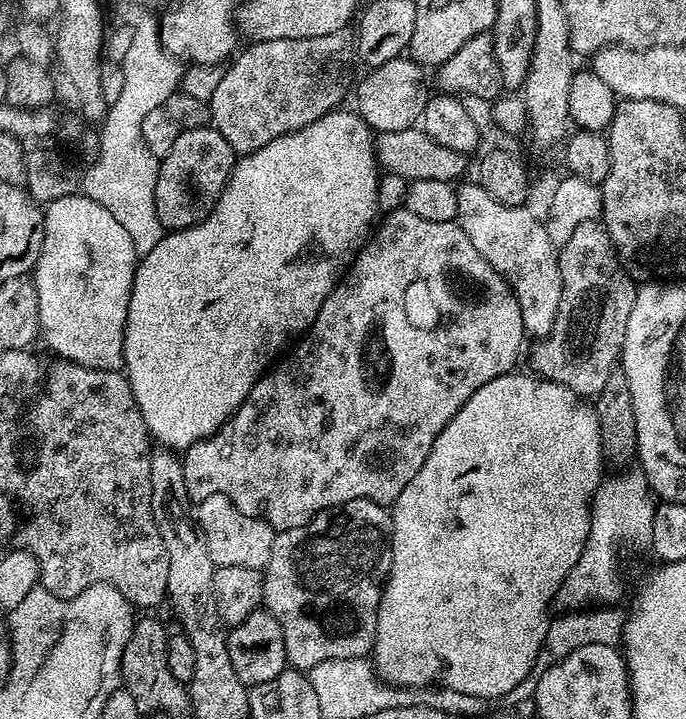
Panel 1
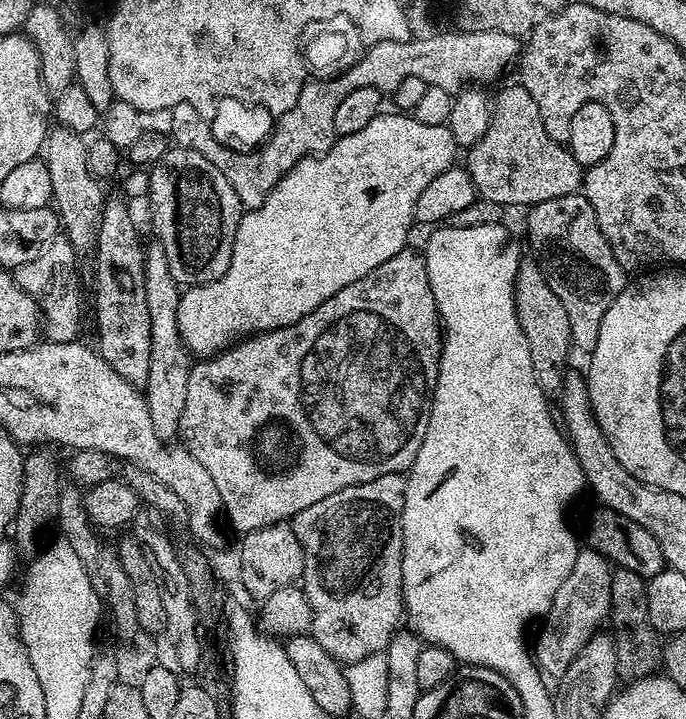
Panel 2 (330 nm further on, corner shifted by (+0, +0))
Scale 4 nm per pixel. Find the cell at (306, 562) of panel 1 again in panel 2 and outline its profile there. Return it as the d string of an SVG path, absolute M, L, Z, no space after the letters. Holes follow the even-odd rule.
M401 473L382 474L382 478L343 488L338 490L338 494L330 494L330 498L322 498L322 502L314 502L314 506L306 506L306 510L290 521L304 555L302 587L312 611L310 634L318 646L322 646L322 650L340 661L341 665L347 666L367 655L384 652L401 627L405 615L402 586L405 483Z

